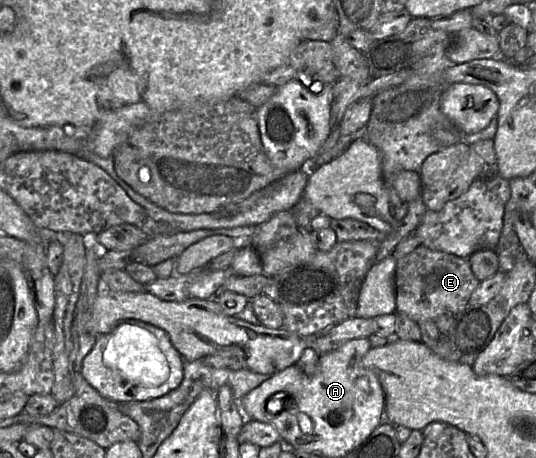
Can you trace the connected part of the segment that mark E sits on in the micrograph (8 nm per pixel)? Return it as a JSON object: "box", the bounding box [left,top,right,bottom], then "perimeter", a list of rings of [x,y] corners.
{"box":[396,245,480,323],"perimeter":[[[420,245],[413,252],[396,260],[396,312],[416,323],[434,321],[440,315],[462,312],[480,281],[474,276],[467,258]]]}

